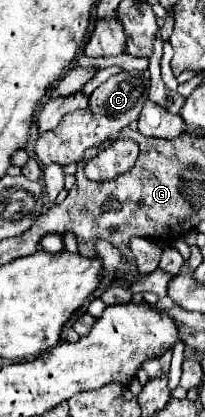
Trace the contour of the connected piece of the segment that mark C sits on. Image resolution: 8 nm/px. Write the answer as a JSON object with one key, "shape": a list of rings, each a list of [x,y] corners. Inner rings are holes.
{"shape":[[[120,72],[110,76],[104,84],[100,84],[94,94],[88,100],[88,108],[86,110],[76,110],[68,116],[64,116],[64,120],[50,132],[44,132],[36,146],[36,158],[40,164],[48,166],[52,162],[56,164],[72,164],[72,162],[80,162],[84,152],[92,146],[100,146],[104,140],[108,140],[110,136],[116,136],[120,132],[120,128],[130,126],[130,122],[138,120],[138,114],[144,106],[144,102],[148,100],[148,88],[150,88],[150,74],[146,72]]]}

